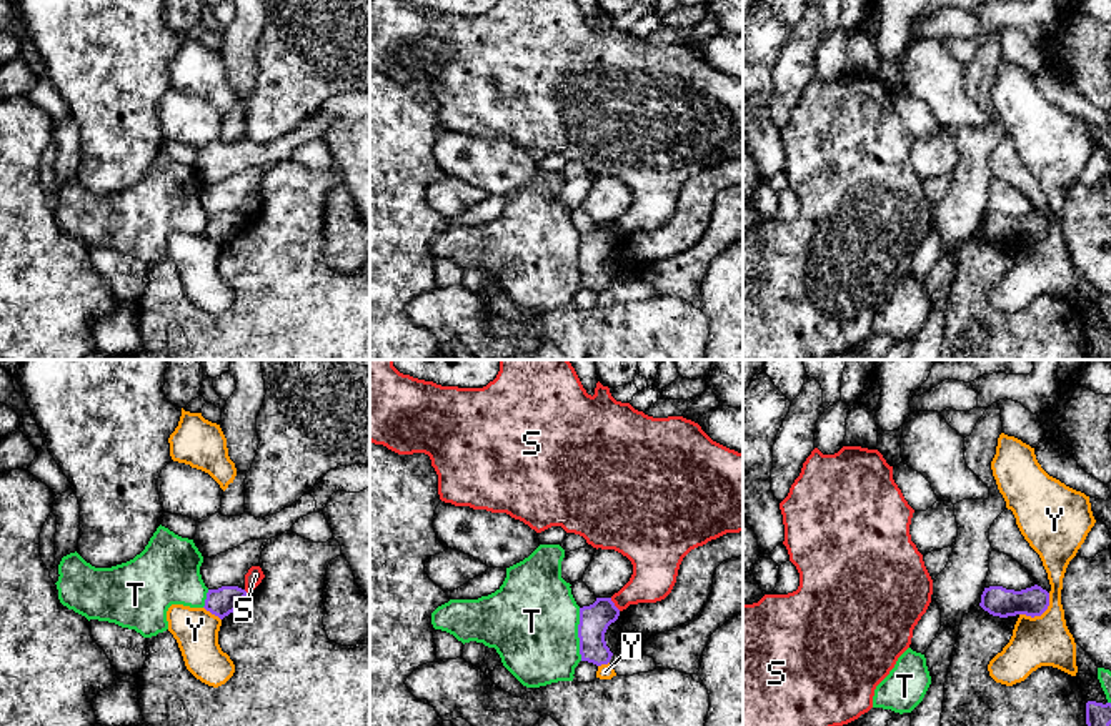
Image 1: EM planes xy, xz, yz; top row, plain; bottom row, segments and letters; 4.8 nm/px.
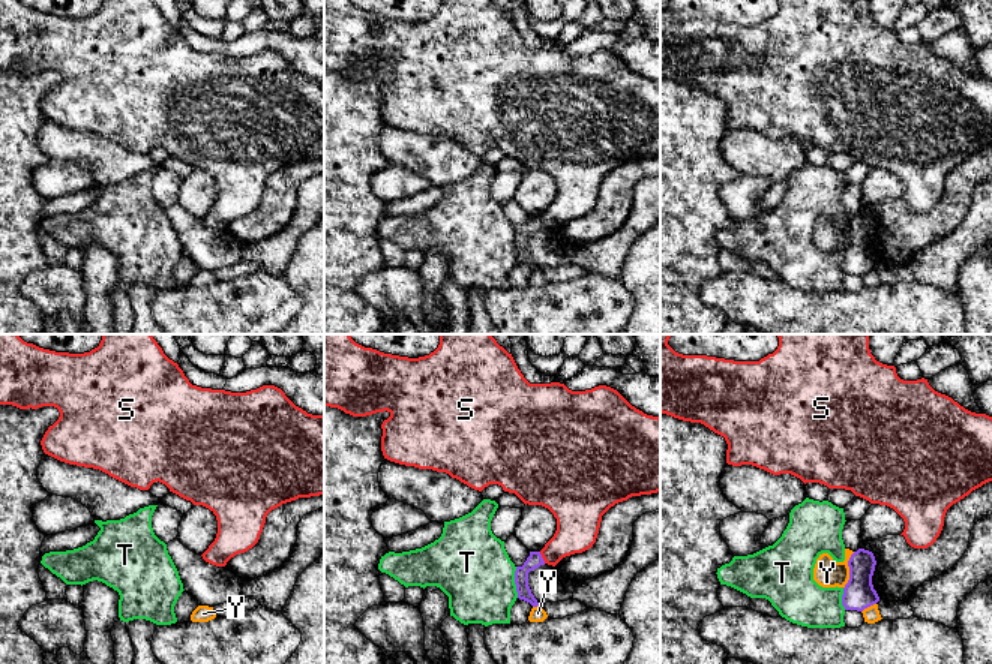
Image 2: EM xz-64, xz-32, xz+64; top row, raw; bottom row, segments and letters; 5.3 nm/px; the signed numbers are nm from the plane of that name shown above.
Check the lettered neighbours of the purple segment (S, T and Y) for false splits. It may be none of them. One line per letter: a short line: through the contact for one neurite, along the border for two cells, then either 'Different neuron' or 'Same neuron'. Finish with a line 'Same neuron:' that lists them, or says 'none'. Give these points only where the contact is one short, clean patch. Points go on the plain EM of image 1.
S: Line: xz (610, 225), (620, 237). Different neuron
T: Different neuron
Y: Different neuron
Same neuron: none

